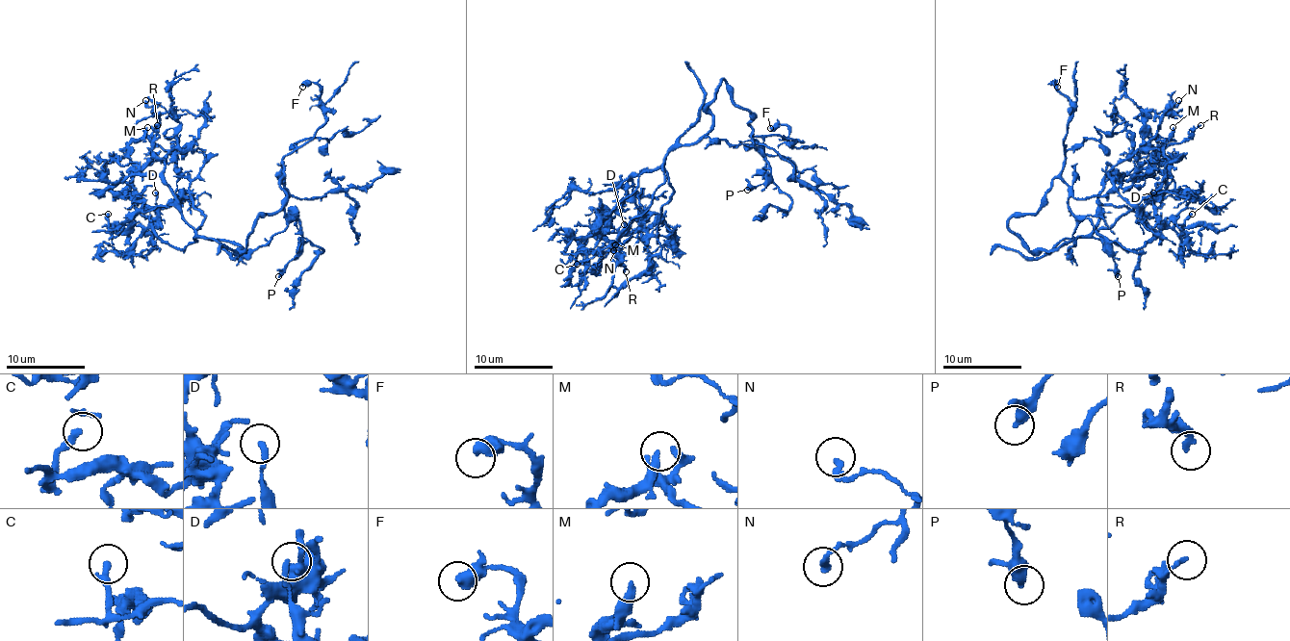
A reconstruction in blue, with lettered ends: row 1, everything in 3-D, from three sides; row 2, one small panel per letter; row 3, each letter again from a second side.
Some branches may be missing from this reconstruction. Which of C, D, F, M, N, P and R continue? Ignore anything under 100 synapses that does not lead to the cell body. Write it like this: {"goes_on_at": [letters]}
{"goes_on_at": []}

